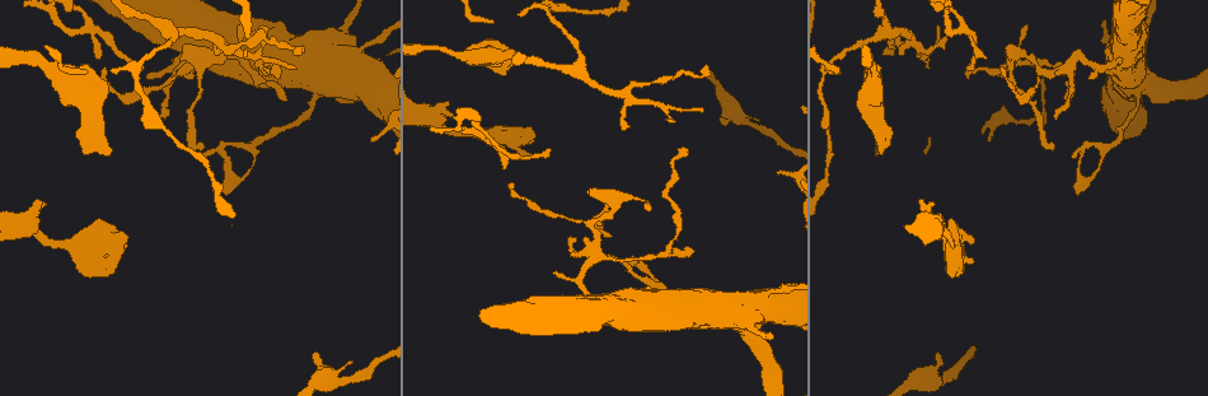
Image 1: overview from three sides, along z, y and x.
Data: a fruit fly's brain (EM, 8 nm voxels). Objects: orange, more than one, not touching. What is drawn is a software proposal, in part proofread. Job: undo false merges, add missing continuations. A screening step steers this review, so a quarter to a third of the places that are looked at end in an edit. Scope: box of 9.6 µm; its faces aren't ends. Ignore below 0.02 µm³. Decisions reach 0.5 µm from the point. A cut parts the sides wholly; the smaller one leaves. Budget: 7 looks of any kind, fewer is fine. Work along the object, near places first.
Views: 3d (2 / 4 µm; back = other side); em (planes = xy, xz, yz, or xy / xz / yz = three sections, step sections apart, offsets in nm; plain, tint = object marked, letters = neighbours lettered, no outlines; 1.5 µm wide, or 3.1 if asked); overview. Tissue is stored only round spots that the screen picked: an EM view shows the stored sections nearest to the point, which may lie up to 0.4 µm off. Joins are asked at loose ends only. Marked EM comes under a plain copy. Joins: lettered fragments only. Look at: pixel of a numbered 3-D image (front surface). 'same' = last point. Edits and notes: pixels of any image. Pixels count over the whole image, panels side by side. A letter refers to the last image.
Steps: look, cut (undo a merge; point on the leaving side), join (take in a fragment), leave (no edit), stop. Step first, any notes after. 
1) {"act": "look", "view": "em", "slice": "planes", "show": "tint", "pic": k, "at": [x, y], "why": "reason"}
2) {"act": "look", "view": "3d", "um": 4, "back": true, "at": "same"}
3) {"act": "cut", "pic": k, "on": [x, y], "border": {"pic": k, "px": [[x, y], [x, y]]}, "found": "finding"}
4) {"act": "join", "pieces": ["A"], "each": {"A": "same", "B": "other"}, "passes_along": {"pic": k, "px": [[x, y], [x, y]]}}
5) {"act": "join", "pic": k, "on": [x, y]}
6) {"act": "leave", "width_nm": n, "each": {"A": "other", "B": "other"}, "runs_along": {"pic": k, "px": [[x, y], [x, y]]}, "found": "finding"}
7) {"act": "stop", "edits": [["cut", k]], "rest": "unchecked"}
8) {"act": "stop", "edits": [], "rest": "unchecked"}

{"act": "look", "view": "em", "slice": "planes", "show": "letters", "pic": 1, "at": [318, 355], "why": "thin end"}

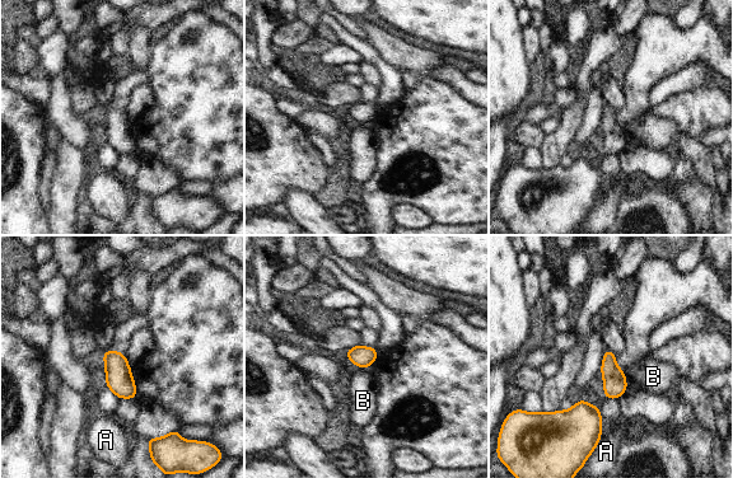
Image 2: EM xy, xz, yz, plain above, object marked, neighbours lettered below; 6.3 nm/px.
{"act": "leave", "longest_contact_nm": ["B", 80], "each": {"A": "other", "B": "other"}, "border": {"pic": 2, "px": [[625, 374], [628, 385]]}, "found": "none of them fits"}

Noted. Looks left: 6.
{"act": "look", "view": "3d", "um": 2, "pic": 1, "at": [1017, 61], "why": "a narrow waist"}

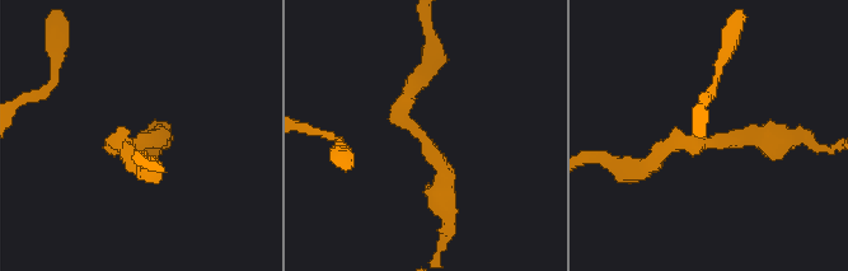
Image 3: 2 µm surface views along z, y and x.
{"act": "look", "view": "em", "slice": "yz", "step": 4, "show": "tint", "pic": 3, "at": [415, 125], "why": "now the EM"}

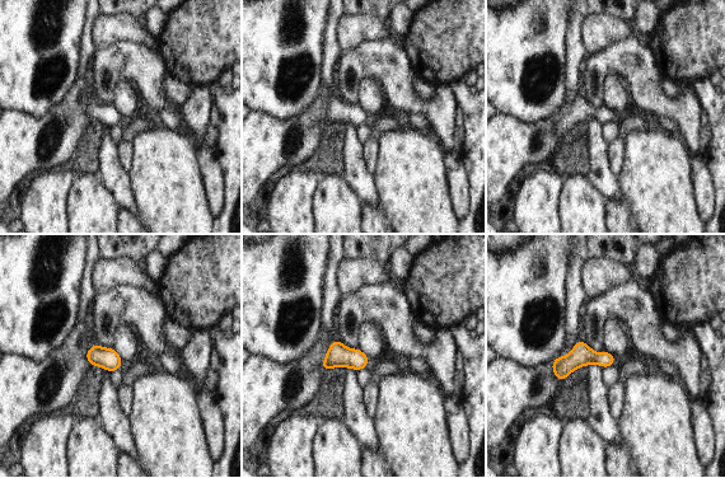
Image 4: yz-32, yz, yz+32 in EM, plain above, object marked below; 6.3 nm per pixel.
{"act": "look", "view": "em", "slice": "planes", "show": "letters", "at": "same", "why": "another direction"}

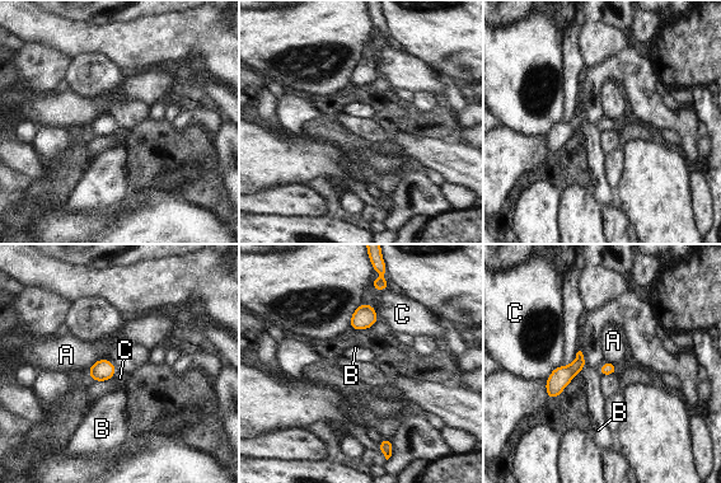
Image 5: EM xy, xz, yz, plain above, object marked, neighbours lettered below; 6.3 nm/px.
{"act": "leave", "width_nm": 80, "each": {"A": "other", "B": "other", "C": "other"}, "border": {"pic": 5, "px": [[106, 359], [97, 360], [87, 374]]}, "found": "one neuron here"}

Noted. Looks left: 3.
{"act": "look", "view": "3d", "um": 4, "pic": 1, "at": [586, 291], "why": "calibre changes"}

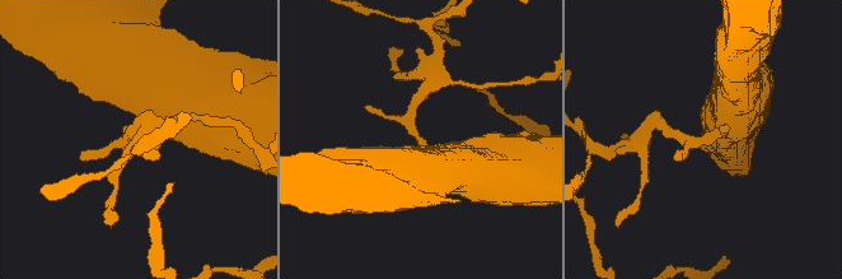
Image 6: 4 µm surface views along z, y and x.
{"act": "look", "view": "em", "slice": "xy", "step": 8, "show": "letters", "pic": 6, "at": [423, 143], "why": "now the EM"}

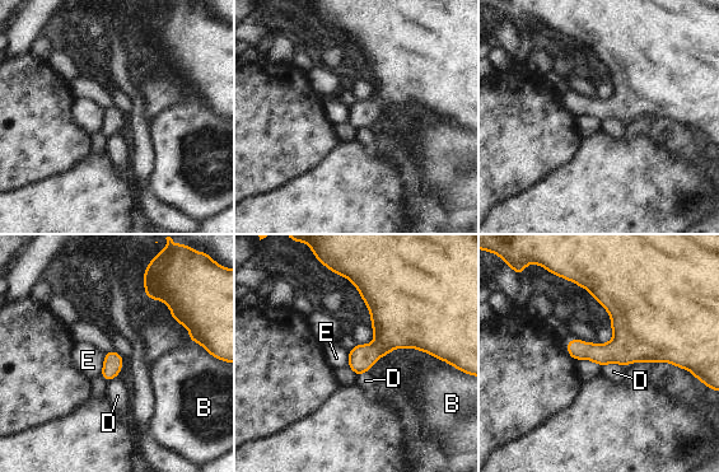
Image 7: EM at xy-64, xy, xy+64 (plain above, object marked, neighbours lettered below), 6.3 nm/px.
{"act": "leave", "each": {"B": "other", "D": "other", "E": "other"}, "found": "one neuron here"}

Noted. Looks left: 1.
{"act": "stop", "edits": [], "rest": "unchecked"}

